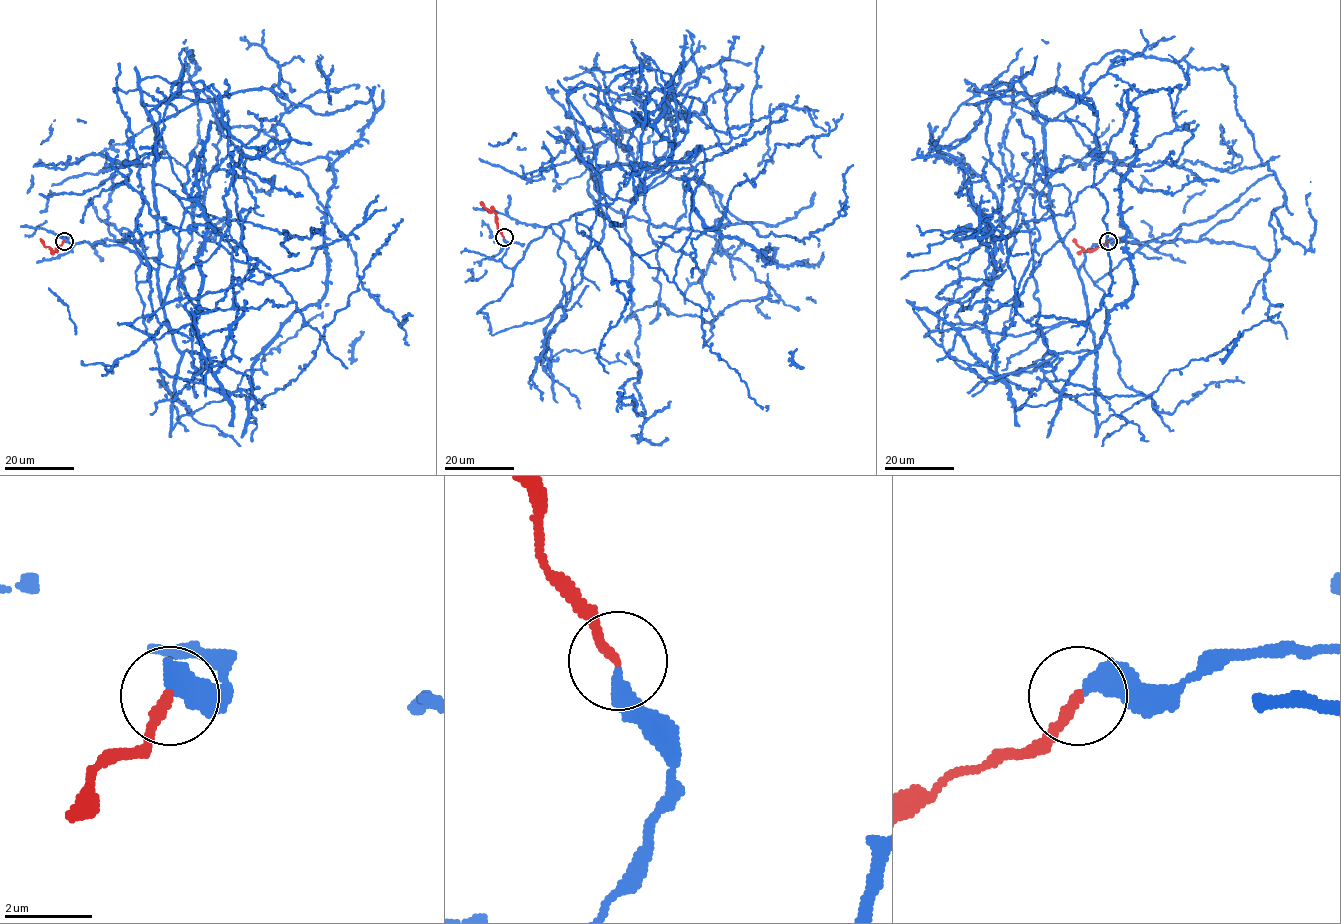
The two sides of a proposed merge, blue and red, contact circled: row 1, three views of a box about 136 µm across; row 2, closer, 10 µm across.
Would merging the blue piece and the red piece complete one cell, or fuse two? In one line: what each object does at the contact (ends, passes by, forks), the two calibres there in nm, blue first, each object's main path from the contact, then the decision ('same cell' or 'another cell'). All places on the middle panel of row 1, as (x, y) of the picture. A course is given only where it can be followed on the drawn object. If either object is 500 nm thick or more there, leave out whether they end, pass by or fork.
blue ends there; red ends there; 380 nm thick on the blue side, 240 nm on the other; blue runs (504, 238), (512, 268), (596, 208), (672, 282), (700, 145), (632, 177), (567, 129), (530, 179), (595, 157); red runs (504, 237), (498, 229), (496, 214), (480, 203); same cell

